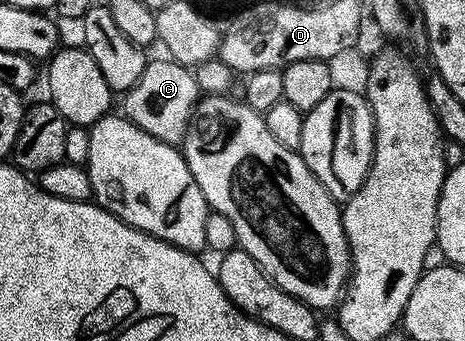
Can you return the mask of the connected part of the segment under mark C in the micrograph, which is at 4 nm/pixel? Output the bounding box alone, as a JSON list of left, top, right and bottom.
[121,57,200,145]

